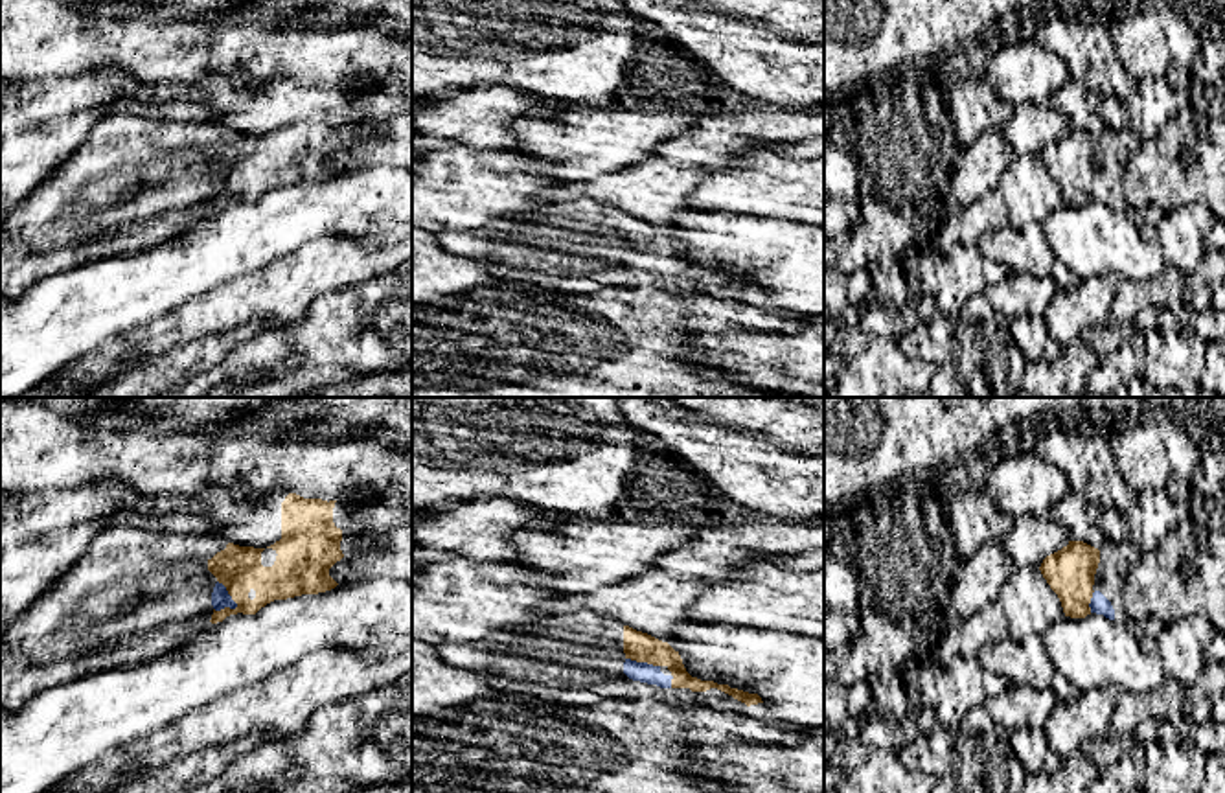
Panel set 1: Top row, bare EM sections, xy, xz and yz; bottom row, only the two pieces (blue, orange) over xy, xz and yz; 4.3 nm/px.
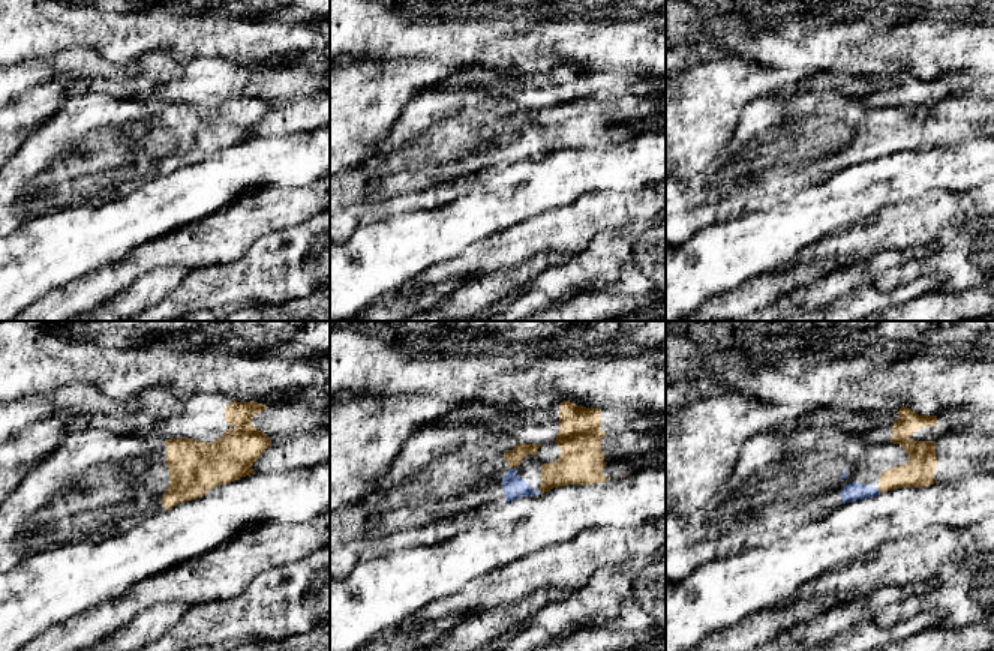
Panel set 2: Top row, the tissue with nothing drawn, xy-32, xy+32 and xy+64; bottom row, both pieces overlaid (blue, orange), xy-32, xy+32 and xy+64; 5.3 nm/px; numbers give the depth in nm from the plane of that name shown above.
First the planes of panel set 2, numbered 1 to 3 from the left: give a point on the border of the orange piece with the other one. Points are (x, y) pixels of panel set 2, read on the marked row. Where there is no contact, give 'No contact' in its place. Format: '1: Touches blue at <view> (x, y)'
1: No contact
2: Touches blue at xy+32 (513, 468)
3: Touches blue at xy+64 (879, 491)

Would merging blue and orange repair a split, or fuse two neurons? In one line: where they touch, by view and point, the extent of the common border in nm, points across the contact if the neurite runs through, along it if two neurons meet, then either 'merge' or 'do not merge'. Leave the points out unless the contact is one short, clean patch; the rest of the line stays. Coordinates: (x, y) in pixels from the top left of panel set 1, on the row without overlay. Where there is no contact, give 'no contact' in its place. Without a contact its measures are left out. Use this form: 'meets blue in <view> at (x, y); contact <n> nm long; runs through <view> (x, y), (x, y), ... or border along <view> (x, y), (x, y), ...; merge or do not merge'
meets blue in xy at (228, 183); contact 150 nm long; merge

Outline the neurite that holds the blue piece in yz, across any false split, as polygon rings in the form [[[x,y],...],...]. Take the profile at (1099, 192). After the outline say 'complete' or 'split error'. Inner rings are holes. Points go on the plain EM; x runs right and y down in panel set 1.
[[[1109,127],[1100,138],[1083,129],[1069,129],[1067,134],[1043,147],[1039,158],[1058,182],[1065,204],[1085,206],[1096,201],[1128,212],[1120,142],[1120,132]]]; split error

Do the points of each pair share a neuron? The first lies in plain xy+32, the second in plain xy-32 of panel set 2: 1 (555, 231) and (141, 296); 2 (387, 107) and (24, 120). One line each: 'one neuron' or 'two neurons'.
1: two neurons
2: one neuron

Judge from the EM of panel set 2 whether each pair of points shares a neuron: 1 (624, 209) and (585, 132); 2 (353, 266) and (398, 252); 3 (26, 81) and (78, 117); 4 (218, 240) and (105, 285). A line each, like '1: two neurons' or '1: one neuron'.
1: two neurons
2: one neuron
3: two neurons
4: one neuron

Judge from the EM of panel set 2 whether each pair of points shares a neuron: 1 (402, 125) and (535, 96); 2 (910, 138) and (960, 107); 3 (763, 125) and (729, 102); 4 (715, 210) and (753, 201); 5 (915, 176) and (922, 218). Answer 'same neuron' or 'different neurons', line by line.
1: different neurons
2: same neuron
3: different neurons
4: same neuron
5: different neurons

